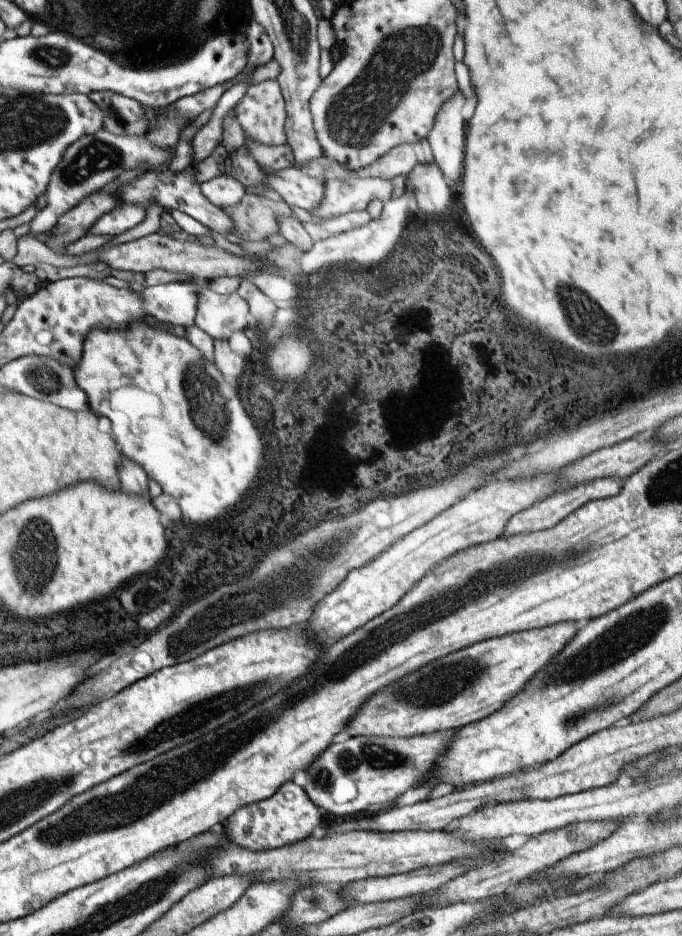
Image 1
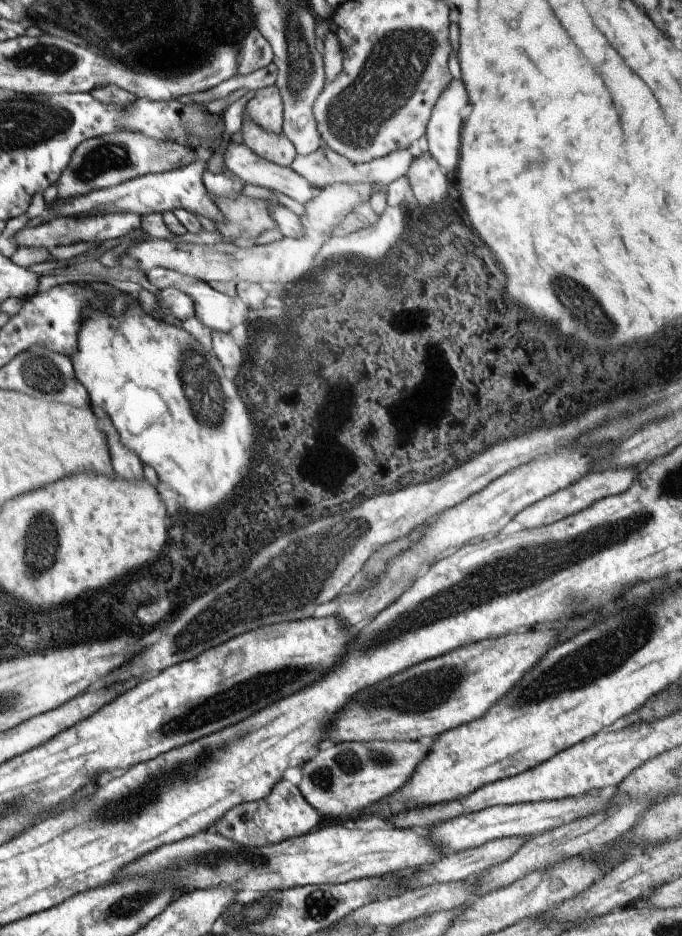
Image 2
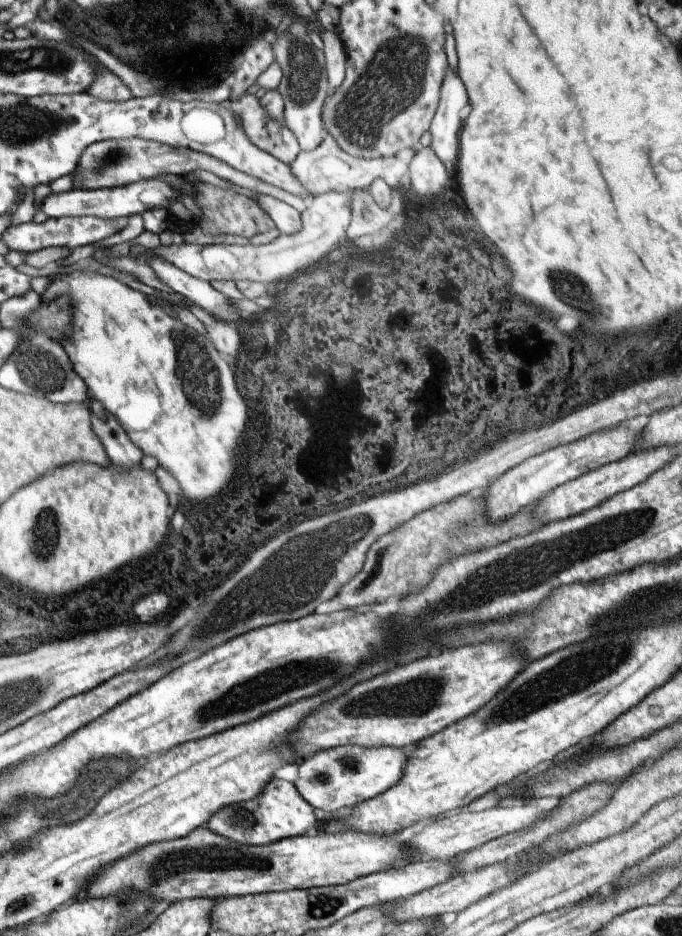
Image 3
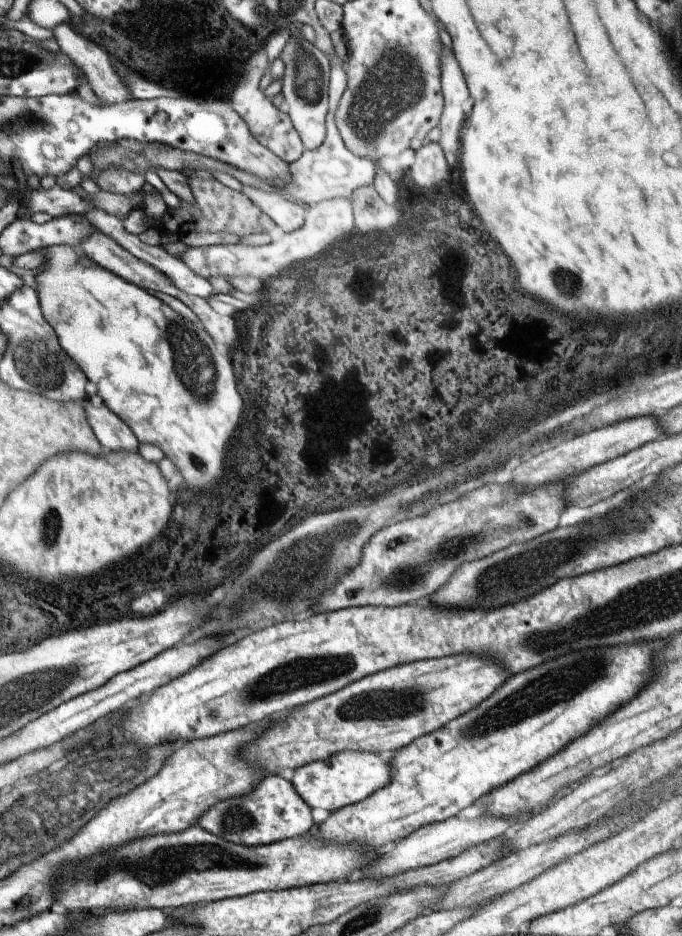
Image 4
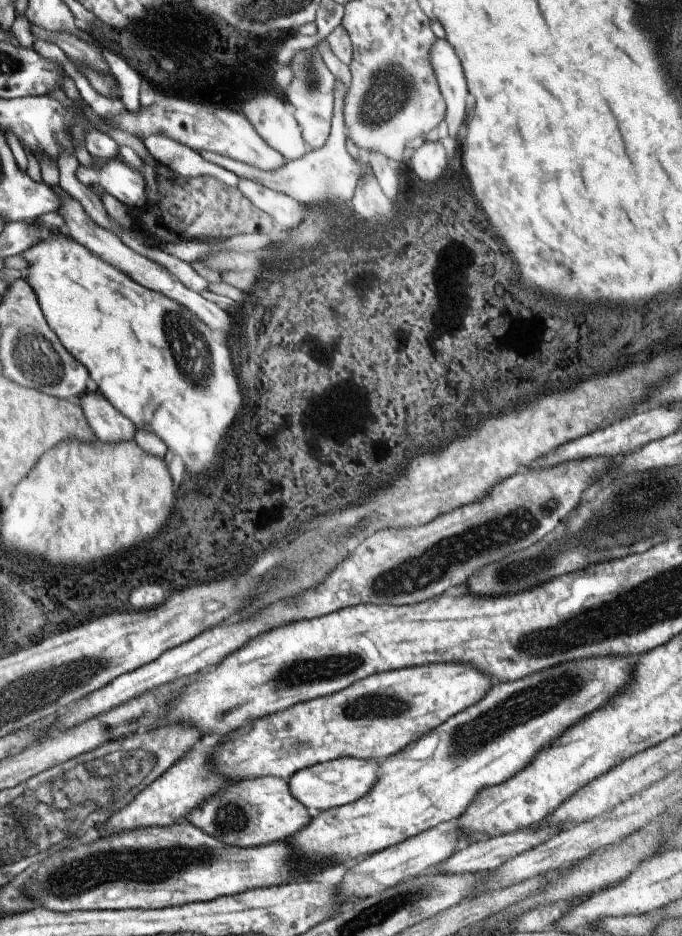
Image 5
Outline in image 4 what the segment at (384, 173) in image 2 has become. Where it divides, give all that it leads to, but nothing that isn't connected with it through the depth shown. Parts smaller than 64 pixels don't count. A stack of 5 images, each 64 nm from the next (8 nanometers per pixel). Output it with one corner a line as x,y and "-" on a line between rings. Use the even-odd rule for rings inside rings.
336,55
336,58
330,60
329,66
329,111
326,115
326,136
324,137
324,142
318,148
305,150
298,160
289,164
288,180
264,178
274,188
284,190
292,198
296,198
298,203
307,207
313,206
317,202
322,202
322,200
334,200
334,198
346,198
346,200
349,200
350,196
358,188
372,185
376,174
376,162
368,160
366,157
356,156
356,154
350,152
346,148
340,132
338,132
336,110
338,110
342,94
346,92
347,74
344,70
346,64

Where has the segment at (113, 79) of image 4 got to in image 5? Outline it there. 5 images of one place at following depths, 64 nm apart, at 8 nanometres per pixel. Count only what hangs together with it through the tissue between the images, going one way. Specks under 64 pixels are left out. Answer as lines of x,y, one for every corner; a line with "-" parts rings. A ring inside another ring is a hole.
32,25
31,32
36,40
46,40
56,44
74,64
86,64
94,70
102,70
104,74
111,72
102,52
94,44
68,32
52,32
35,25

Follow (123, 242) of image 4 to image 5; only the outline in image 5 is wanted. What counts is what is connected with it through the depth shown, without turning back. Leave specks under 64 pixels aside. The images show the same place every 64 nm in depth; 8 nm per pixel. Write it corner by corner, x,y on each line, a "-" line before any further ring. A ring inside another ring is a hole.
68,152
68,154
58,154
58,158
56,158
57,166
59,167
59,181
58,184
62,186
62,190
66,190
72,198
76,198
78,202
81,202
82,206
84,206
84,212
100,226
100,228
104,228
104,230
110,230
110,232
114,232
128,248
132,248
134,252
138,252
138,254
142,254
142,256
146,256
148,260
152,260
152,262
156,262
156,264
160,264
162,268
166,268
172,276
176,276
184,286
188,286
190,290
194,290
194,292
197,292
198,294
202,294
204,290
208,290
208,281
204,280
202,276
200,276
192,266
190,266
190,263
186,261
182,261
181,259
178,259
175,256
172,256
170,254
167,254
166,252
162,251
159,246
155,246
150,248
141,236
140,232
137,232
136,230
129,230
129,232
126,232
126,230
122,230
120,228
120,224
118,222
114,222
110,216
108,216
108,212
106,209
104,209
104,204
102,203
102,199
98,198
92,190
90,190
90,187
82,184
77,178
76,178
76,170
78,169
79,163
76,159
76,154
74,152

